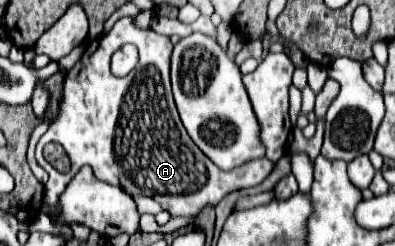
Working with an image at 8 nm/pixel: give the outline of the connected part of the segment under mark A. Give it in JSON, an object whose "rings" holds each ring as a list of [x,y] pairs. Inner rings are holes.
{"rings":[[[122,17],[108,33],[90,41],[88,51],[66,73],[58,117],[36,145],[36,161],[50,175],[44,185],[46,207],[60,205],[60,195],[84,165],[92,167],[96,179],[118,185],[132,195],[138,213],[156,215],[158,211],[168,211],[172,217],[194,217],[204,205],[216,205],[230,191],[254,187],[268,177],[274,163],[266,157],[252,159],[232,171],[222,171],[188,137],[170,89],[172,47],[168,37],[152,29],[134,27],[130,17]],[[126,43],[136,45],[140,57],[126,77],[116,77],[110,71],[110,57]],[[50,141],[64,147],[72,161],[70,173],[58,173],[42,157],[42,147]]]}

